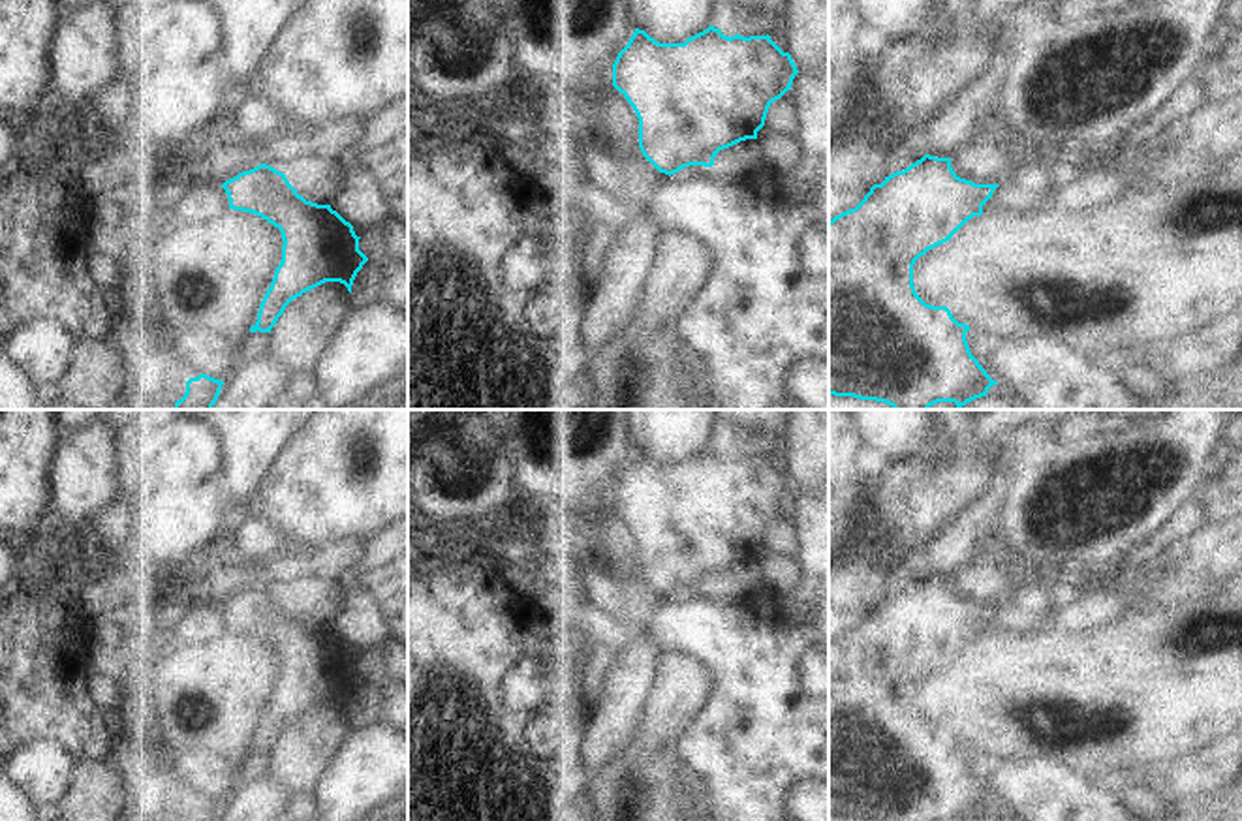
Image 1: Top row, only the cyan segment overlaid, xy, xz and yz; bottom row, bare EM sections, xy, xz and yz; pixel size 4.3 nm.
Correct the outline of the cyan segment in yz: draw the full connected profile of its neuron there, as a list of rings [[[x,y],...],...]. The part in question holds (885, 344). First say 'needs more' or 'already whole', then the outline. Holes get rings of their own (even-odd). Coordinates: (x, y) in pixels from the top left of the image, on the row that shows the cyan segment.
already whole | [[[924,154],[874,184],[855,209],[829,222],[829,395],[885,402],[894,410],[928,410],[938,402],[955,402],[960,410],[998,385],[970,351],[970,325],[958,323],[947,306],[926,304],[913,286],[915,261],[981,216],[998,186],[960,178],[951,158]]]

